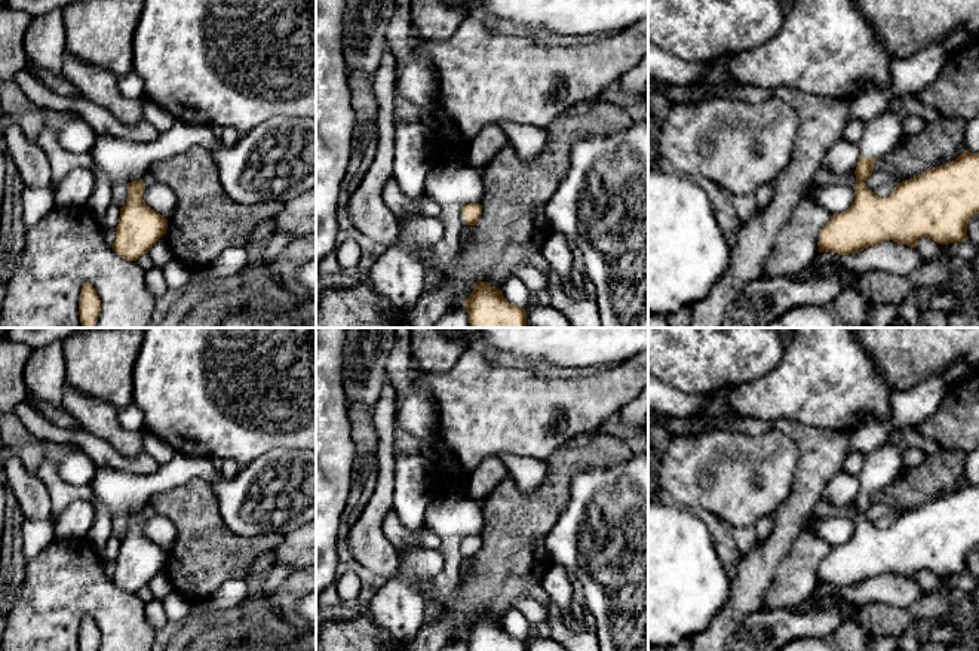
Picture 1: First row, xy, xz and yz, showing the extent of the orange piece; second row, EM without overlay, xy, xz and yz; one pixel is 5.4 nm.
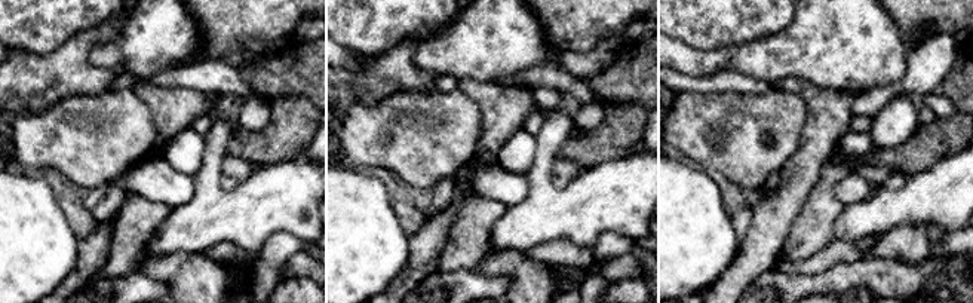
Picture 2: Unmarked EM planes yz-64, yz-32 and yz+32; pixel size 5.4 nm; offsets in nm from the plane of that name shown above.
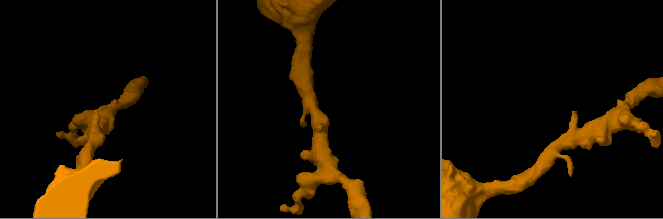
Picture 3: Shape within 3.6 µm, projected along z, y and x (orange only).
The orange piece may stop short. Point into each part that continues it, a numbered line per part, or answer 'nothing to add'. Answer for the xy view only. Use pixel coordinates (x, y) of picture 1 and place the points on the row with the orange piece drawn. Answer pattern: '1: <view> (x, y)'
nothing to add

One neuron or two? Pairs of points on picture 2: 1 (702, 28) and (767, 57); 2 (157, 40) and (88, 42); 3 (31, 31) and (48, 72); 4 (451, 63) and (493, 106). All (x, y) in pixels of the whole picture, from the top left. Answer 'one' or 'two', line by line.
1: two
2: two
3: two
4: two

